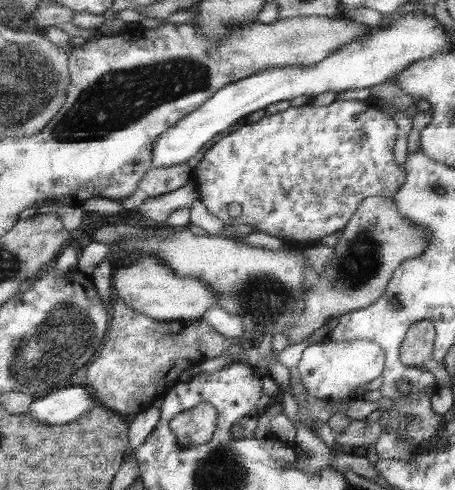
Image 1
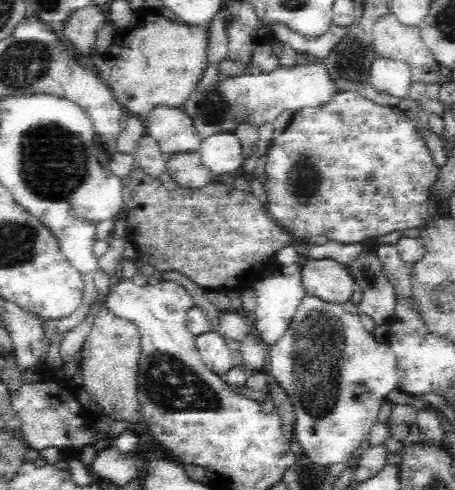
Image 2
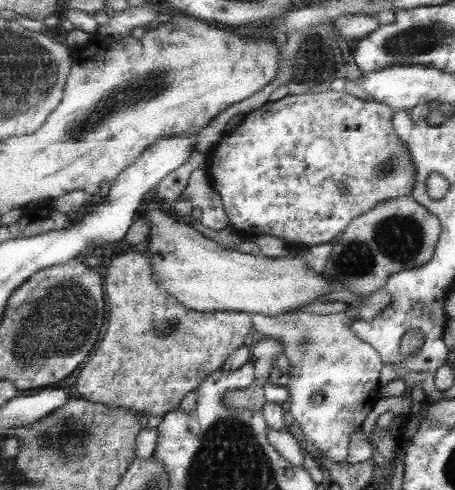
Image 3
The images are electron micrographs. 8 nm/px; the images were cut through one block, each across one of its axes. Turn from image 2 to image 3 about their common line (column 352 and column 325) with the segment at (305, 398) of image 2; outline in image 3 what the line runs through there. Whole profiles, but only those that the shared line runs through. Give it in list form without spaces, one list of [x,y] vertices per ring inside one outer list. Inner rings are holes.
[[[345,312],[341,314],[329,314],[329,316],[319,316],[319,314],[281,314],[281,316],[263,316],[257,314],[253,316],[255,330],[261,332],[267,338],[277,338],[285,346],[285,356],[289,358],[291,364],[291,378],[285,380],[283,388],[289,388],[291,392],[291,414],[295,416],[295,422],[303,430],[303,440],[309,444],[313,452],[323,452],[327,460],[333,462],[345,462],[349,458],[349,442],[353,440],[355,432],[361,430],[365,418],[377,404],[379,396],[379,378],[381,370],[387,362],[383,362],[383,356],[379,354],[377,348],[373,348],[369,342],[357,336],[353,330],[355,318],[347,316]]]

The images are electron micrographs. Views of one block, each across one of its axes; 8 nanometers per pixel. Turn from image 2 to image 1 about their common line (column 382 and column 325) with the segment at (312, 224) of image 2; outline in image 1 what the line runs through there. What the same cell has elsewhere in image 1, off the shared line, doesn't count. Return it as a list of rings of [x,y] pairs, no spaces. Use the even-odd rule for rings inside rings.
[[[333,102],[331,106],[299,106],[299,108],[289,108],[287,112],[281,114],[273,114],[273,116],[265,116],[261,118],[257,124],[243,124],[243,128],[239,128],[237,132],[233,132],[231,136],[225,136],[223,140],[219,140],[203,158],[203,162],[195,168],[195,176],[193,180],[197,182],[197,188],[201,192],[201,200],[205,202],[205,206],[209,208],[209,212],[213,216],[217,216],[219,220],[223,220],[227,226],[251,226],[255,228],[255,232],[265,232],[271,236],[279,236],[283,240],[297,240],[297,242],[319,242],[323,236],[329,234],[337,234],[343,228],[347,228],[347,224],[351,222],[351,218],[355,216],[355,212],[359,212],[359,206],[363,204],[363,200],[371,198],[371,196],[387,196],[387,198],[395,198],[395,194],[403,188],[405,180],[407,180],[407,168],[405,166],[397,166],[395,164],[395,142],[397,142],[397,134],[401,134],[399,126],[395,124],[395,120],[391,120],[391,116],[387,116],[381,110],[371,108],[371,102]],[[229,204],[241,204],[243,212],[239,218],[231,218],[229,214]]]

